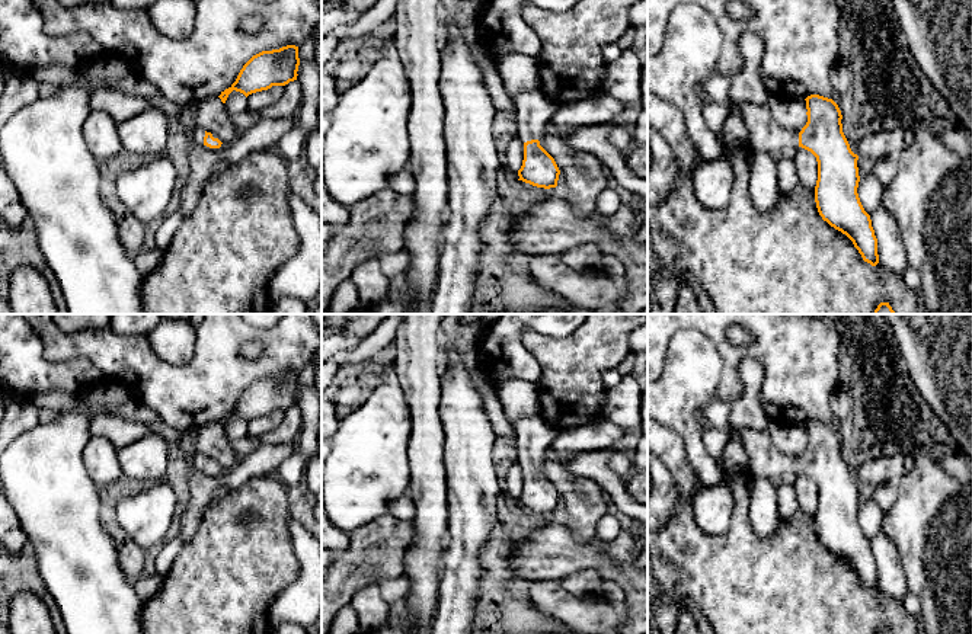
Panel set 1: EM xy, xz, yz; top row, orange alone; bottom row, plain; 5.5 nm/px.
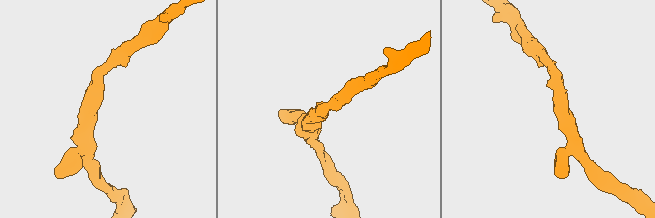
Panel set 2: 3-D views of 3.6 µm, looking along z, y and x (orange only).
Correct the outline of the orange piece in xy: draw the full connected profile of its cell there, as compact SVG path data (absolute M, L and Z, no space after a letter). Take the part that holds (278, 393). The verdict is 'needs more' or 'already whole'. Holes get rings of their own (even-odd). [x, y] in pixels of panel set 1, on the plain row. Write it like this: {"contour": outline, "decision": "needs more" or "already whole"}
{"contour": "M295 371L262 377L243 391L236 407L221 417L218 423L226 429L233 416L247 423L252 419L268 416L272 412L285 412L297 406L298 391L298 372Z", "decision": "already whole"}

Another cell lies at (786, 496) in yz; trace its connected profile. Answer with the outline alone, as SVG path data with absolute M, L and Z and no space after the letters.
M780 483L776 484L778 515L784 521L790 521L799 512L799 502L796 497L794 486Z

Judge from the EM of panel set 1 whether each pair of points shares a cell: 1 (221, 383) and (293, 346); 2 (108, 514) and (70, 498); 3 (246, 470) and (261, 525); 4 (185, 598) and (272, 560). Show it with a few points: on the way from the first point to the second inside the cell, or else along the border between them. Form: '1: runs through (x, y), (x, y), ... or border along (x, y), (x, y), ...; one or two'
1: runs through (239, 372), (264, 367), (275, 358); one
2: border along (106, 502), (102, 509), (102, 527), (115, 543); two
3: border along (274, 474), (253, 476), (227, 493); two
4: runs through (207, 598), (245, 560), (251, 560); one

